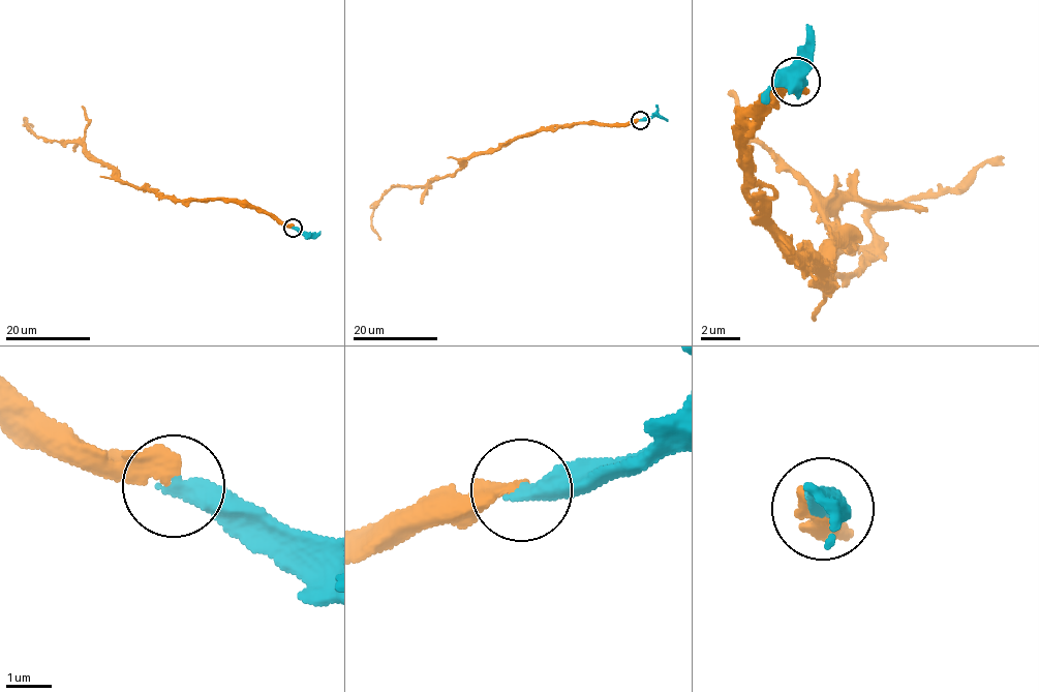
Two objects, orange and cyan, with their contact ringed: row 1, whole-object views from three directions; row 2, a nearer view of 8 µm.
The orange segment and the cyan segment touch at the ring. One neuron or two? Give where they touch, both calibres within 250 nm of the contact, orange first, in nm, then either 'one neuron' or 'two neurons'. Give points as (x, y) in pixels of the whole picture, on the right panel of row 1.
(796, 81) | 360/440 nm | one neuron

